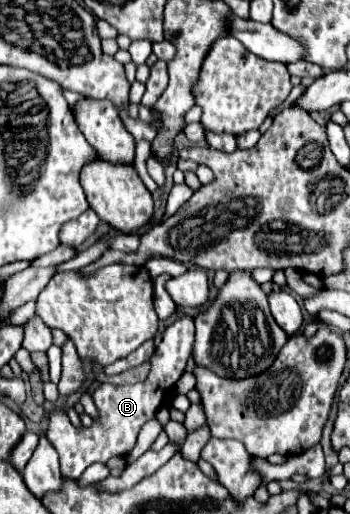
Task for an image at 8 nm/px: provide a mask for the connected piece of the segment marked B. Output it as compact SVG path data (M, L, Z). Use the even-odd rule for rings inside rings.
M188 316L176 318L174 324L170 324L160 344L156 346L154 356L150 358L152 370L148 378L134 386L114 386L114 384L100 384L92 392L92 400L98 408L98 418L94 418L92 426L74 426L70 418L62 410L52 410L48 416L48 440L60 454L60 468L62 476L66 478L80 478L82 472L94 464L94 462L108 462L114 456L128 456L132 448L136 446L138 432L144 422L156 416L158 408L164 404L166 396L174 390L174 384L184 374L184 366L188 360L188 354L194 344L194 320Z

